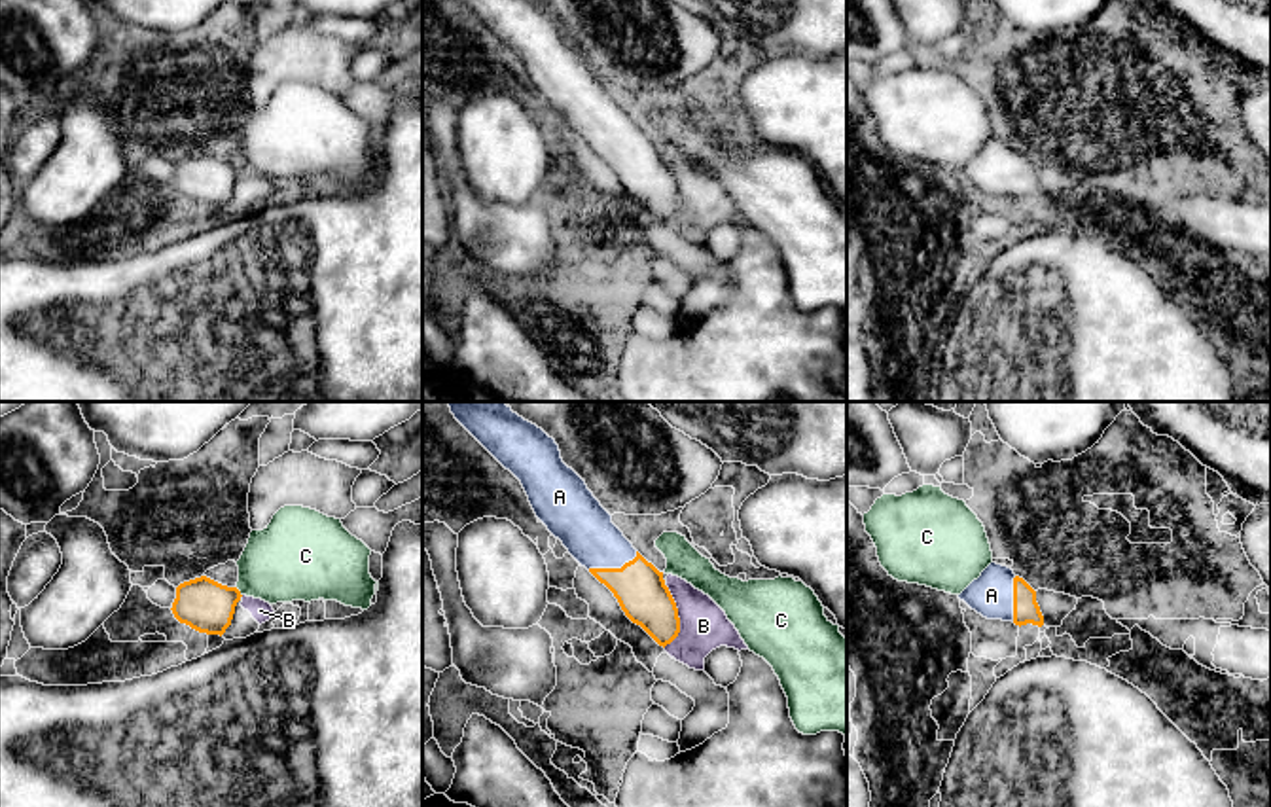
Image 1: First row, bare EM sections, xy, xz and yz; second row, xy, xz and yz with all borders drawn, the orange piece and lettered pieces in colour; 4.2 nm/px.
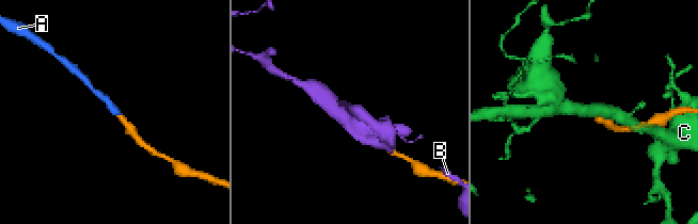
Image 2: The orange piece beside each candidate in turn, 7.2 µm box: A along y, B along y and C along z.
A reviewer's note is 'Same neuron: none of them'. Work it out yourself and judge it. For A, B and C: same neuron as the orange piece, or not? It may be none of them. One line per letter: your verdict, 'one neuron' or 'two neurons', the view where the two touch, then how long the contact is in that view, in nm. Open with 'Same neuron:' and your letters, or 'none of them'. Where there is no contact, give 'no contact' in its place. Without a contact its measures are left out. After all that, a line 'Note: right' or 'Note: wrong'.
Same neuron: A
A: one neuron; contact in xz; length 220 nm
B: two neurons; contact in xz; length 260 nm
C: two neurons; contact in xy; length 50 nm
Note: wrong

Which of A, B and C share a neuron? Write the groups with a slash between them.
A / B / C

